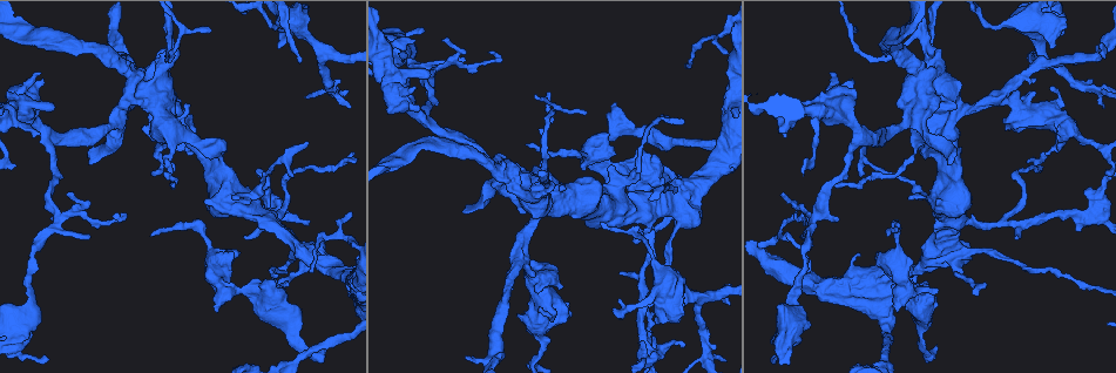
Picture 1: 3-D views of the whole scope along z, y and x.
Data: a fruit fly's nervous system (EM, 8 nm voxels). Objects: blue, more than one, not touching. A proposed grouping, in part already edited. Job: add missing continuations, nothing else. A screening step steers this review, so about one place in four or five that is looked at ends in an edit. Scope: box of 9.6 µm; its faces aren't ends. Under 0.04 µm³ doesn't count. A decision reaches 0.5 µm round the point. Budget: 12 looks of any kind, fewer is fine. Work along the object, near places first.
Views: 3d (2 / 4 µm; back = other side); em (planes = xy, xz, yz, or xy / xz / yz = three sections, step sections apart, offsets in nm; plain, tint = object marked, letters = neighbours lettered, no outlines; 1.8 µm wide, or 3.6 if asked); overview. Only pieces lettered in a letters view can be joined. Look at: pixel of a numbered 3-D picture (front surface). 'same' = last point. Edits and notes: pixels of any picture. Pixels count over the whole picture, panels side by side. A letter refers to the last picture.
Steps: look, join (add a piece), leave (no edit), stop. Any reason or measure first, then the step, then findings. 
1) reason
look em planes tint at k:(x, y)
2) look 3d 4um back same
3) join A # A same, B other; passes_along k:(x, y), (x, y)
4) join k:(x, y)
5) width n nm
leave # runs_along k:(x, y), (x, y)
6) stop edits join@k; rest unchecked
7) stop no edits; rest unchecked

thin end
look 3d 4um at 1:(936, 348)

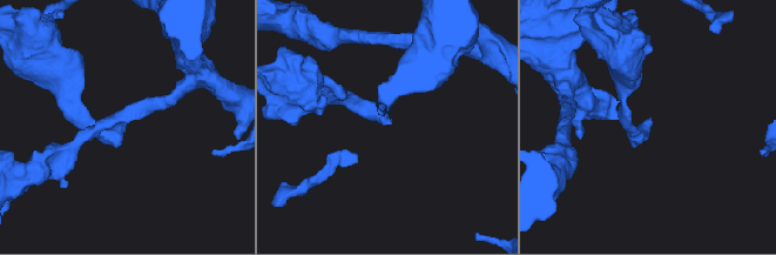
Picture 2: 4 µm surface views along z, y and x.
need the tissue
look em planes letters at 2:(650, 117)

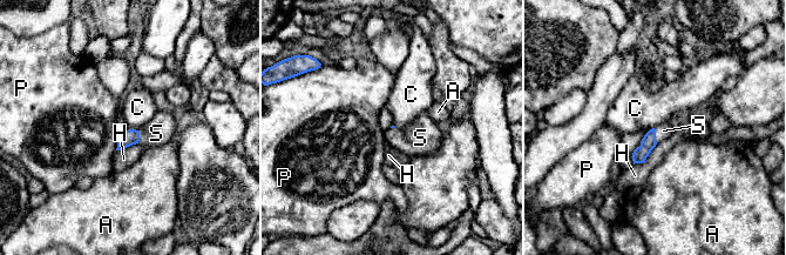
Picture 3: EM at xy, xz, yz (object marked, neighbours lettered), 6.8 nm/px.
longest_contact H 220 nm
join S # A other, C other, H other, P other, S same; passes_along 3:(128, 138), (139, 136), (161, 129); it goes on there

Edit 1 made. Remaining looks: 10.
sudden change in width
look em planes letters at 1:(309, 256)

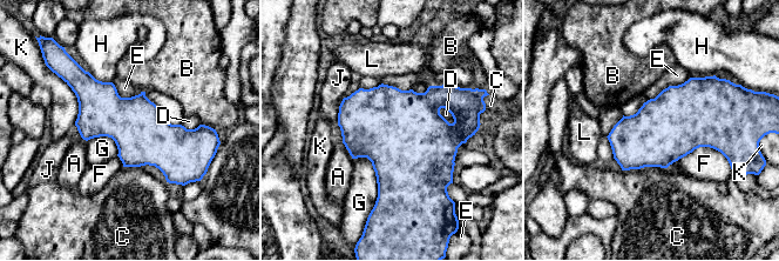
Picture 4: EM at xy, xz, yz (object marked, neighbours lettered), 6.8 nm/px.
leave # A other, B other, C other, D other, E other, F other, G other, H other, J other, K other, L other; border 4:(353, 158), (371, 162), (373, 208); no lettered piece goes on from it

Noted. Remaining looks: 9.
thin end
look em planes letters at 1:(887, 235)

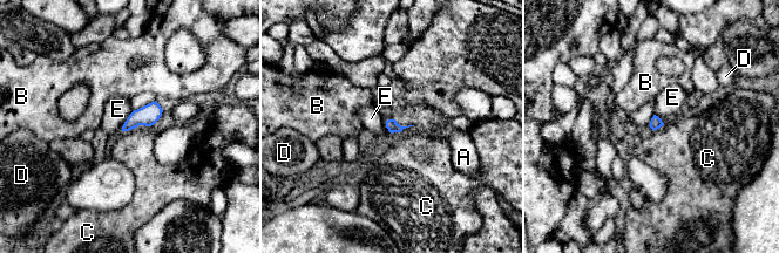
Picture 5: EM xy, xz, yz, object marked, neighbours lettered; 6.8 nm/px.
leave # A other, B other, C other, D other, E other; border 5:(413, 125), (391, 134); no lettered piece goes on from it

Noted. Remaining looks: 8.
see it whole again
look overview

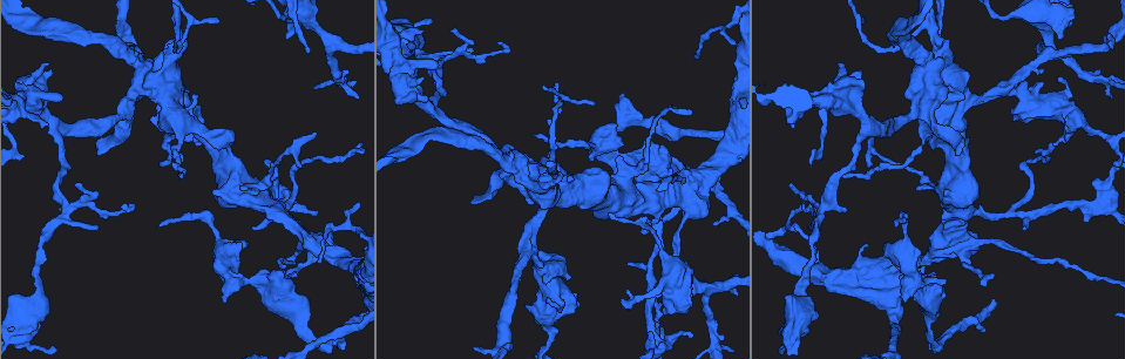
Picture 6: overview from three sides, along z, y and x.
sharp bend
look 3d 4um at 6:(1107, 207)

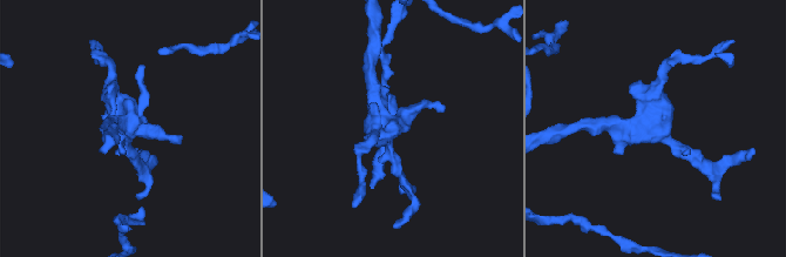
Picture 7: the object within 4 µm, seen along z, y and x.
look em xz step 8 plain at 7:(657, 126)

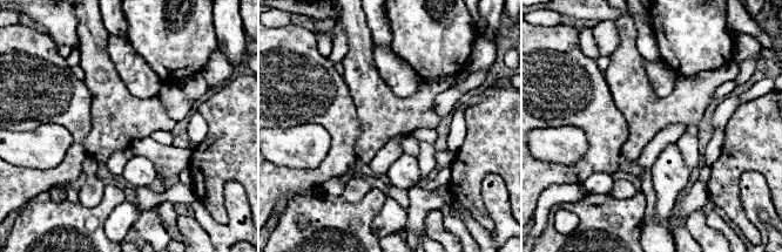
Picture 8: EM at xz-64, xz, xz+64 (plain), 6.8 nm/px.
look em xz step 8 letters same

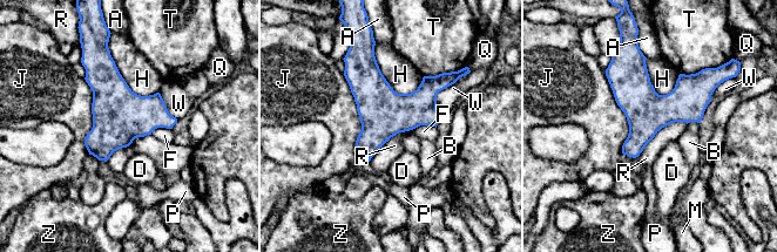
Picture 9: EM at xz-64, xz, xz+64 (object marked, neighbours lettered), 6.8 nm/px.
width 300 nm
leave # A other, B other, D other, F other, H other, J other, M other, P other, Q other, R other, T other, W other, Z other; none of them fits

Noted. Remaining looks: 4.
stop edits join@3; rest unchecked

